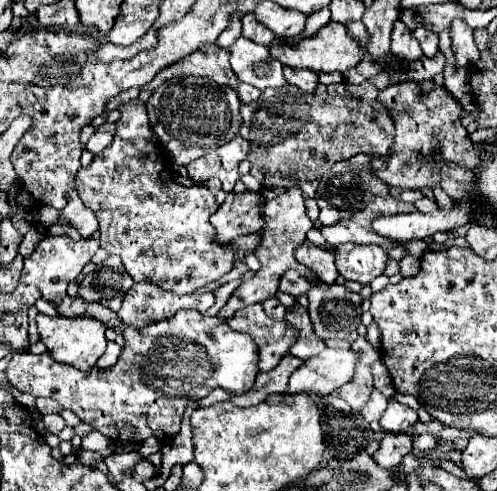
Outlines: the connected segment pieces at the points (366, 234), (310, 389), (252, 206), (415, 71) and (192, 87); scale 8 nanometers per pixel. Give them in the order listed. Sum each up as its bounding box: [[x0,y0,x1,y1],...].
[[321,207,397,251],[285,349,359,397],[211,191,263,243],[407,53,445,83],[147,77,241,165]]

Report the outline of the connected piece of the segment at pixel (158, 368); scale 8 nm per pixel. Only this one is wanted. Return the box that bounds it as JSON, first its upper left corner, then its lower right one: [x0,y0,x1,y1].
[5,295,259,443]

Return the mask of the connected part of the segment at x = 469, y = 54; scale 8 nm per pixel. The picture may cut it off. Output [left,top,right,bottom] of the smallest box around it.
[451,19,479,67]

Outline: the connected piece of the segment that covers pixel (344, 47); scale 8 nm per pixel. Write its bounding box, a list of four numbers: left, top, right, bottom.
[269,23,363,73]

